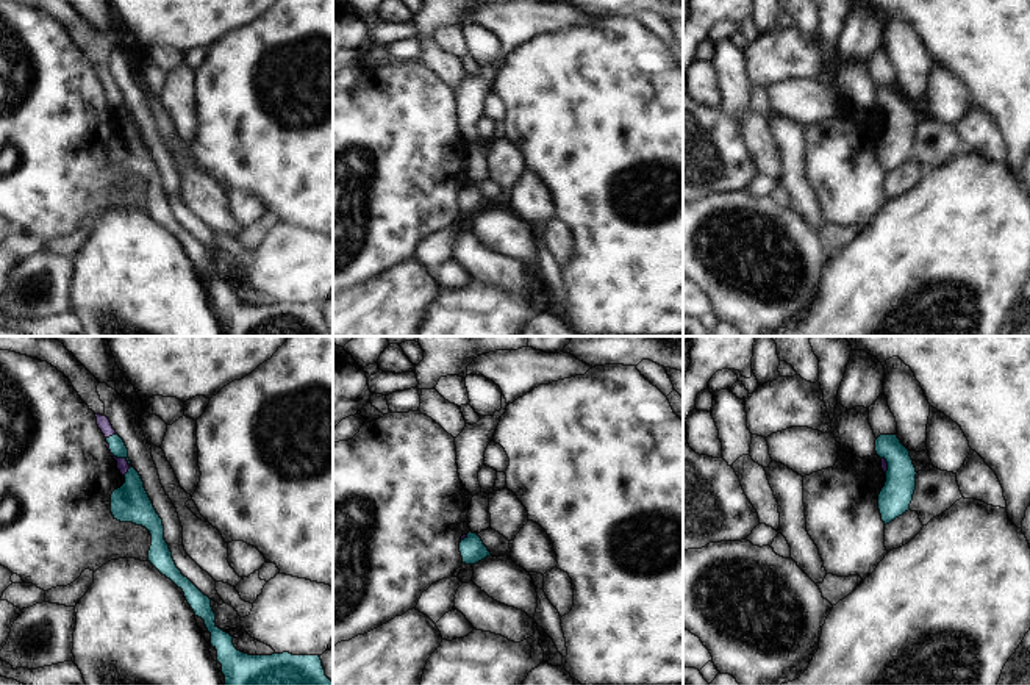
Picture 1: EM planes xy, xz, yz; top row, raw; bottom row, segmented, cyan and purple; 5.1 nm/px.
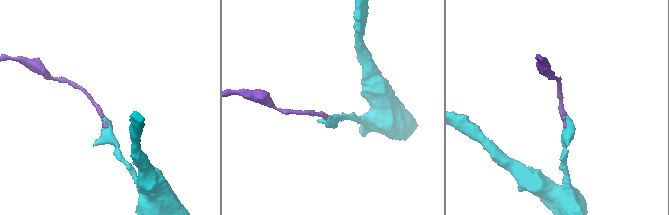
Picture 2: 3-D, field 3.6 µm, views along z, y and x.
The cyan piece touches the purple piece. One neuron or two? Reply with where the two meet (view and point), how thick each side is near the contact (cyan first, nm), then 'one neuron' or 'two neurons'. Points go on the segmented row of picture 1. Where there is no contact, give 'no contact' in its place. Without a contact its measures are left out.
xy (122, 457) | 90/60 nm | one neuron

